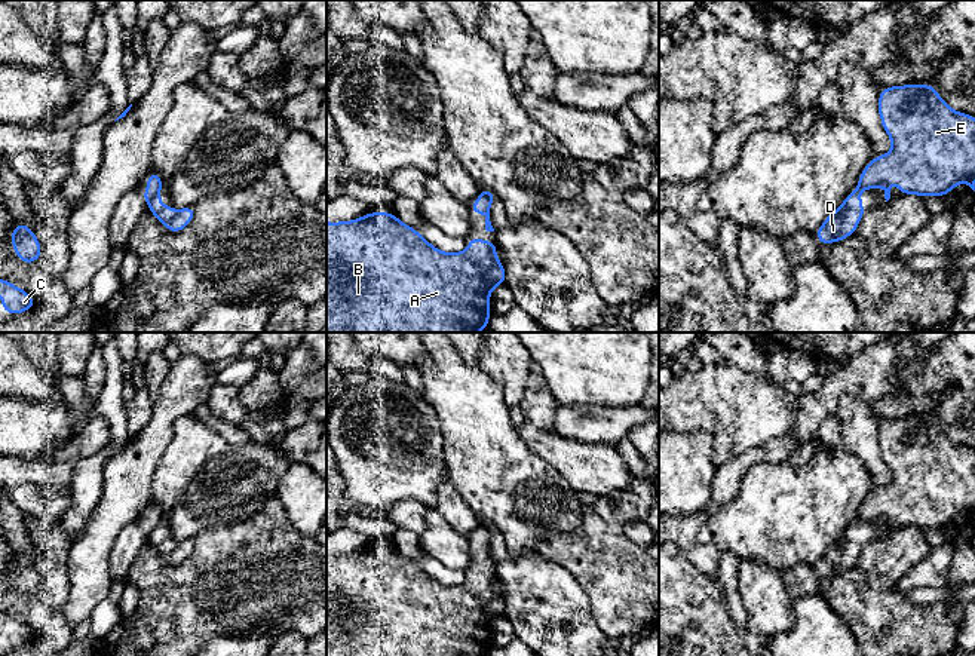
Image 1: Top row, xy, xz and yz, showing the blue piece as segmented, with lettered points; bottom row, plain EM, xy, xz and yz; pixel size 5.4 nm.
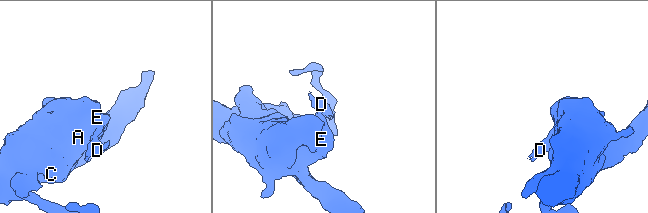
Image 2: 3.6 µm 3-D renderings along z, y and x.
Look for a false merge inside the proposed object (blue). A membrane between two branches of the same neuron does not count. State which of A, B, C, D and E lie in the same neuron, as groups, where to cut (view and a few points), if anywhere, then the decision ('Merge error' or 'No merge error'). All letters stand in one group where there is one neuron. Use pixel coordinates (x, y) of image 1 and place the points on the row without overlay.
Groups: A B C E / D. Split along xy (159, 523), (147, 535). Merge error

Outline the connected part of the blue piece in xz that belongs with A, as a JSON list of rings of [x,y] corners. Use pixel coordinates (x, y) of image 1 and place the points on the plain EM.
[[[393,545],[362,548],[352,554],[326,554],[326,656],[488,656],[490,626],[506,614],[494,573],[467,573],[463,585],[442,585]]]

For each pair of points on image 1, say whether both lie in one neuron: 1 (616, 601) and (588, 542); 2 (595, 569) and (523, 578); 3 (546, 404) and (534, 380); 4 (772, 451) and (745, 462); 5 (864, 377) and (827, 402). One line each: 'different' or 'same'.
1: same
2: different
3: same
4: same
5: same

